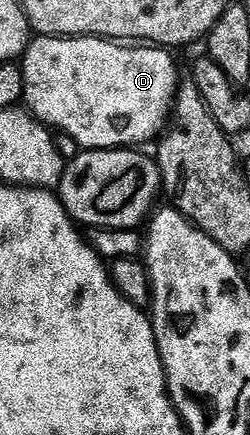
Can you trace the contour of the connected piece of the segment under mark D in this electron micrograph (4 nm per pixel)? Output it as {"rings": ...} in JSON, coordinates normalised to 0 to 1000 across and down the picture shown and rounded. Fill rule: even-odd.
{"rings":[[[160,80],[128,87],[84,129],[88,234],[160,283],[292,315],[320,340],[524,343],[596,326],[620,308],[632,313],[688,262],[720,193],[716,163],[684,126],[696,124],[680,115],[616,103],[496,103],[392,85]]]}

